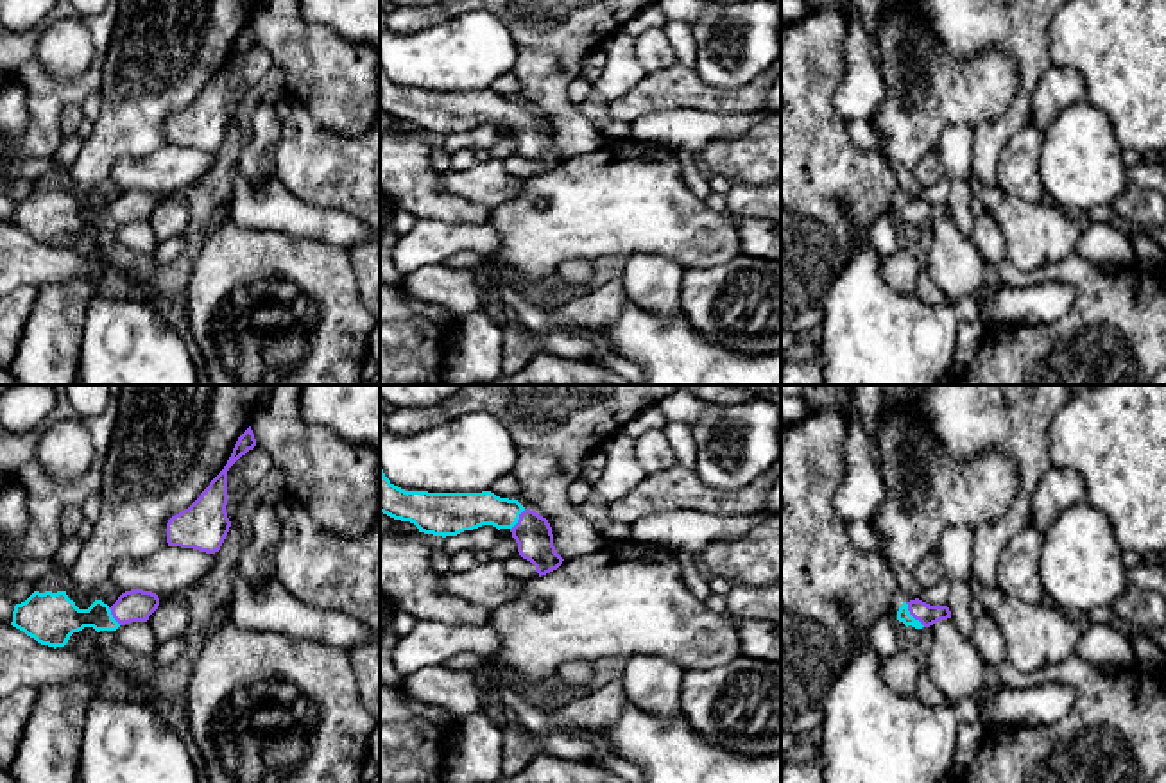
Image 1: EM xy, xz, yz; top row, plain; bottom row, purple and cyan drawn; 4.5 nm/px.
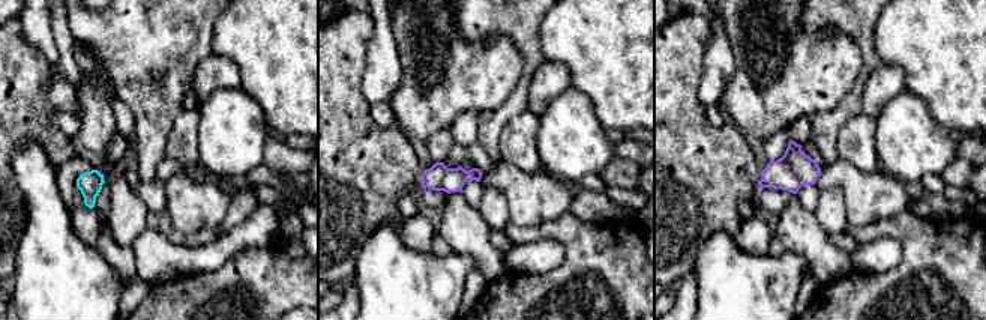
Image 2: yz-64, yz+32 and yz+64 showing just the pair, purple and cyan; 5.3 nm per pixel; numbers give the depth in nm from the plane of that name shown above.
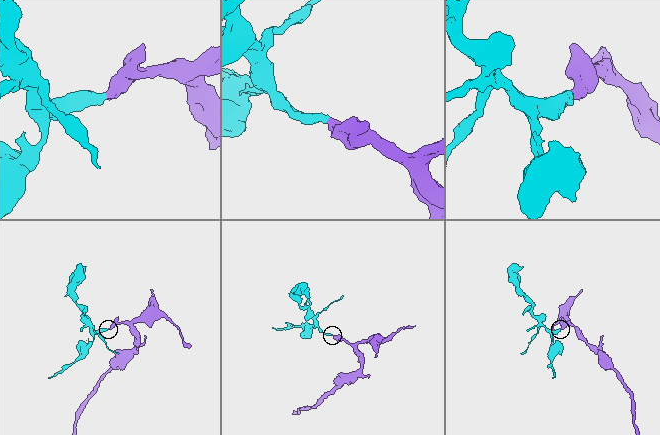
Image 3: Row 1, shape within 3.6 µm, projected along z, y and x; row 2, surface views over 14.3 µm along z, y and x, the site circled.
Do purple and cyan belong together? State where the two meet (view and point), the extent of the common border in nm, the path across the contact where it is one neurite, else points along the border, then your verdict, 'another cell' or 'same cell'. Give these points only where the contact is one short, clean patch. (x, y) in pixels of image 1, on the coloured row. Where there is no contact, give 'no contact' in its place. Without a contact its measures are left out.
yz (912, 615) | 140 nm | across yz (928, 615), (912, 615), (903, 615) | same cell

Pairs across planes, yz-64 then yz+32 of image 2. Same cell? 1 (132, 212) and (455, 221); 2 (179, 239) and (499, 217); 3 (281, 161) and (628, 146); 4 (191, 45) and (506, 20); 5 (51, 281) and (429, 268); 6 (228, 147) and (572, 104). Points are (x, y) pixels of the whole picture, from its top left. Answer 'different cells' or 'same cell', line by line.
1: same cell
2: different cells
3: same cell
4: same cell
5: same cell
6: same cell

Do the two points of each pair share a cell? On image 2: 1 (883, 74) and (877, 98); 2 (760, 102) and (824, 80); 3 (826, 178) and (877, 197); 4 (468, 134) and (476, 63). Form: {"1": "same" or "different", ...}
{"1": "same", "2": "same", "3": "same", "4": "different"}

